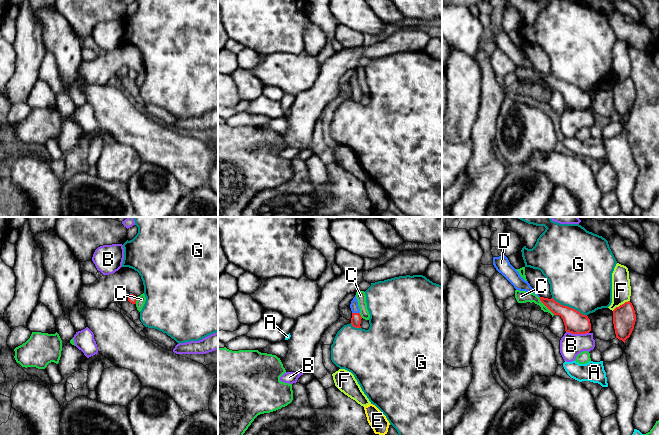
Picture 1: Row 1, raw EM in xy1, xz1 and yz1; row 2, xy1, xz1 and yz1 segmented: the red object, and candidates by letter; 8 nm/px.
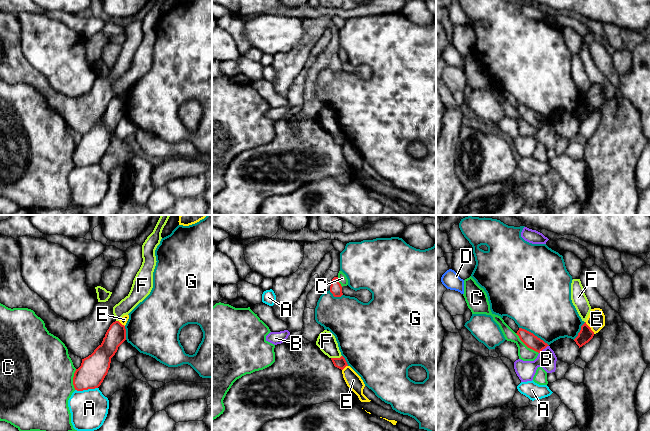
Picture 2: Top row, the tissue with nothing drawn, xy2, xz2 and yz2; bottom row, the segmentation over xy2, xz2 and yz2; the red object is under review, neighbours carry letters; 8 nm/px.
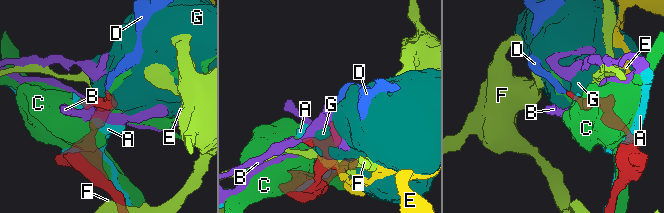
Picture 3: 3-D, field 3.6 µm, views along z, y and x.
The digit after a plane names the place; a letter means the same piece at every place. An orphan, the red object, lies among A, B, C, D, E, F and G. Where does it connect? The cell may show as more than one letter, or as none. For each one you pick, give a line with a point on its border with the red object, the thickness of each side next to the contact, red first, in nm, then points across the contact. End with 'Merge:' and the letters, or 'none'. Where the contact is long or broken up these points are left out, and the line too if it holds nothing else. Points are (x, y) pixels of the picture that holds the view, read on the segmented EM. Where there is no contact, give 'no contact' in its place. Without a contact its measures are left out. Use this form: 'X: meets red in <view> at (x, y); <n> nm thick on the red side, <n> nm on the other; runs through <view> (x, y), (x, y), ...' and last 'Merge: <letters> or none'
D: meets red in xz1 at (356, 313); 80 nm thick on the red side, 70 nm on the other; runs through xz1 (356, 318), (356, 313), (354, 306)
Merge: D

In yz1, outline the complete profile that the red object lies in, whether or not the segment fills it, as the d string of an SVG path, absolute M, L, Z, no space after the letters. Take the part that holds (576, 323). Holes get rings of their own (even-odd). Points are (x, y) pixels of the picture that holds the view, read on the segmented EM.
M539 297L540 301L554 314L559 315L564 322L565 331L572 334L586 334L591 331L591 323L588 316L579 311L563 306L553 298Z

